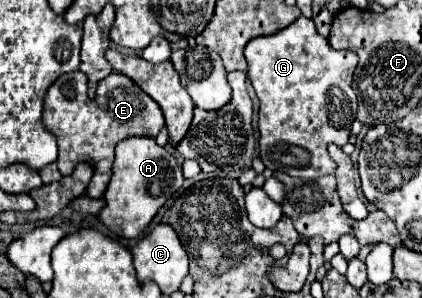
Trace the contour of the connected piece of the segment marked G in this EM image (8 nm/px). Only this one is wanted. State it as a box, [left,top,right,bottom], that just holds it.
[244,18,358,180]

